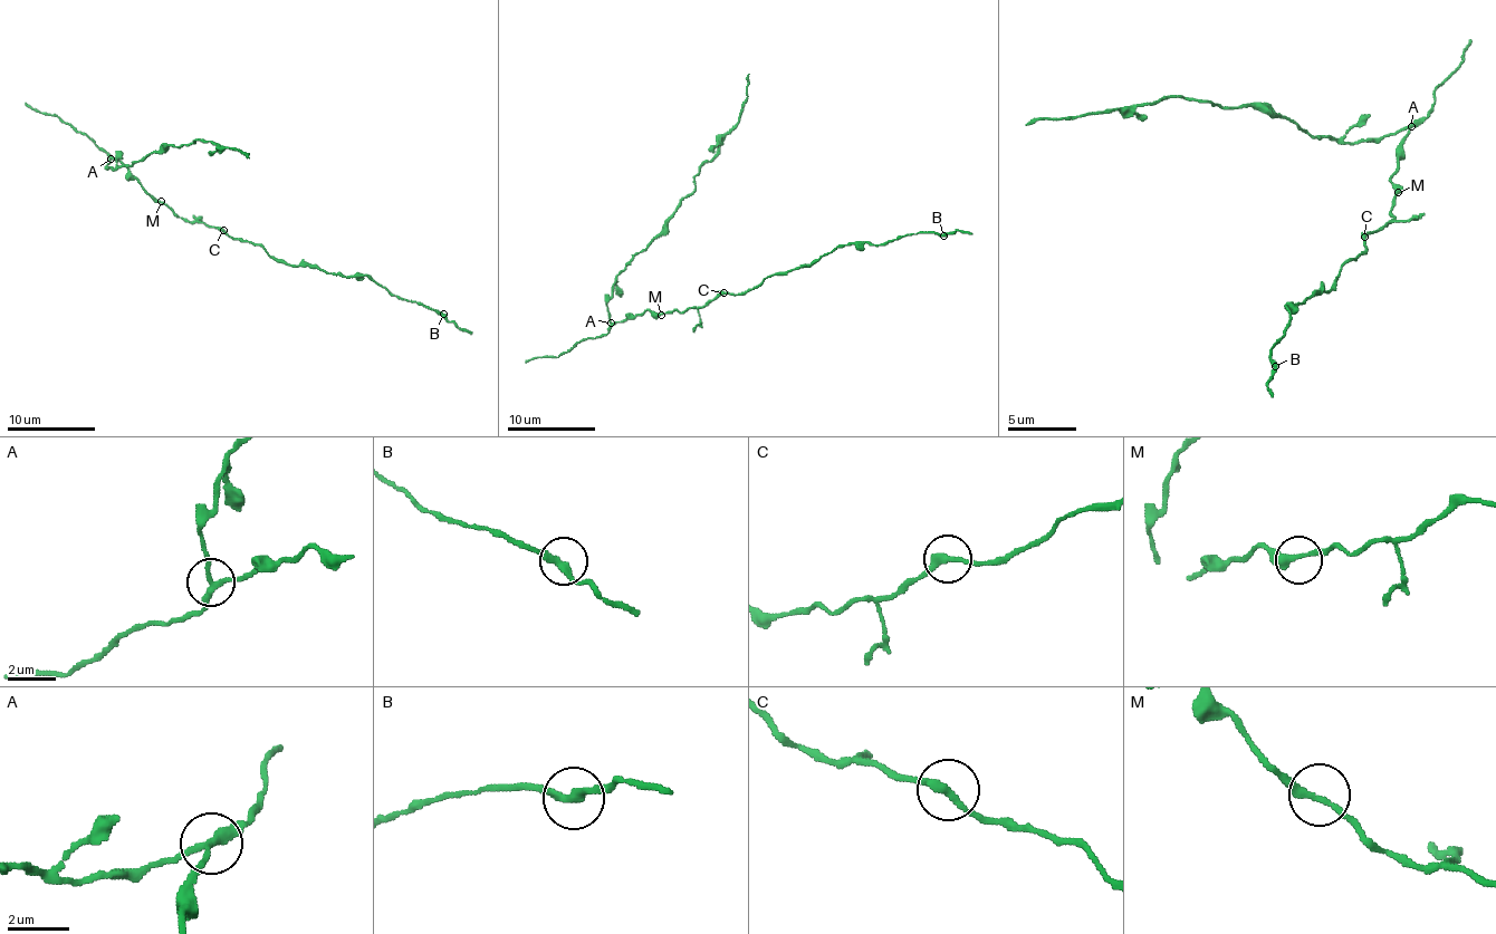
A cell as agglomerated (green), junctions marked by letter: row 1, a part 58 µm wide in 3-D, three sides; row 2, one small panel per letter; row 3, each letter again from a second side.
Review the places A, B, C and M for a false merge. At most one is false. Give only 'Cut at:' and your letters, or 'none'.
Cut at: A

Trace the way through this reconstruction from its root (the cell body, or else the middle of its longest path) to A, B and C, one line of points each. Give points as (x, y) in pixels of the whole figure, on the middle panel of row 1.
A: (661, 313), (646, 310), (611, 324)
B: (661, 313), (744, 295), (844, 244), (943, 236)
C: (661, 313), (703, 308), (723, 292)

